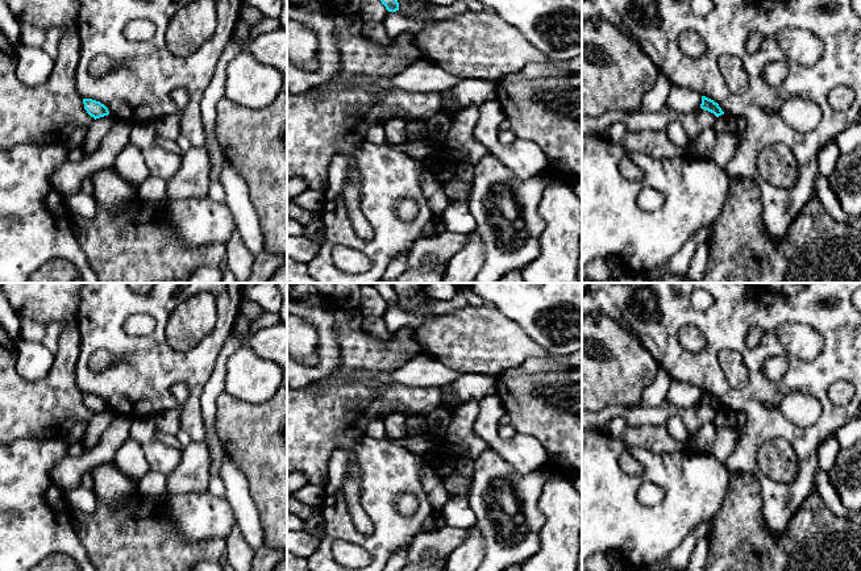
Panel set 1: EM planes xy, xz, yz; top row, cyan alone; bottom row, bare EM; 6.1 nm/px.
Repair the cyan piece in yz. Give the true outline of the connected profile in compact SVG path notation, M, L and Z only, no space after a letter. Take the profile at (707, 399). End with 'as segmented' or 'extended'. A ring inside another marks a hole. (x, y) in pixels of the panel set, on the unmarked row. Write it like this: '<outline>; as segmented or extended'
M702 391L700 403L704 404L704 405L708 405L708 407L711 407L711 408L714 408L716 412L724 409L724 407L723 407L721 403L719 401L719 399L715 397L714 395L706 392L706 391Z; as segmented

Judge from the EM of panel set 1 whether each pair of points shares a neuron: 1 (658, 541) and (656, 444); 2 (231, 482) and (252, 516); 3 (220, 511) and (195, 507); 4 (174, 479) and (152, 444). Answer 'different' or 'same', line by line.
1: different
2: same
3: same
4: different

